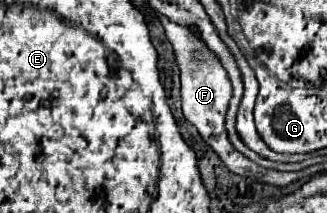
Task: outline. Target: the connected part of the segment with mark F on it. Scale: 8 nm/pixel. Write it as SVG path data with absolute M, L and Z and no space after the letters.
M159 16L165 34L169 38L169 42L173 44L173 50L177 54L177 62L181 68L181 100L183 100L183 114L185 118L199 130L199 134L203 136L203 140L219 154L219 158L247 158L241 152L237 152L231 144L231 140L227 138L227 130L225 130L225 114L229 108L229 100L231 100L231 80L225 72L223 66L219 66L219 62L209 56L209 54L199 54L199 44L189 36L189 32L185 28L181 28L179 24L167 22L167 18Z

